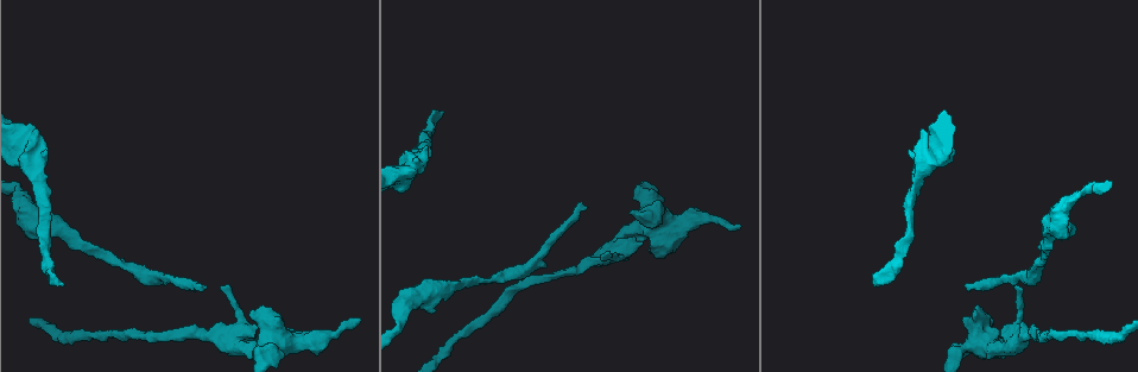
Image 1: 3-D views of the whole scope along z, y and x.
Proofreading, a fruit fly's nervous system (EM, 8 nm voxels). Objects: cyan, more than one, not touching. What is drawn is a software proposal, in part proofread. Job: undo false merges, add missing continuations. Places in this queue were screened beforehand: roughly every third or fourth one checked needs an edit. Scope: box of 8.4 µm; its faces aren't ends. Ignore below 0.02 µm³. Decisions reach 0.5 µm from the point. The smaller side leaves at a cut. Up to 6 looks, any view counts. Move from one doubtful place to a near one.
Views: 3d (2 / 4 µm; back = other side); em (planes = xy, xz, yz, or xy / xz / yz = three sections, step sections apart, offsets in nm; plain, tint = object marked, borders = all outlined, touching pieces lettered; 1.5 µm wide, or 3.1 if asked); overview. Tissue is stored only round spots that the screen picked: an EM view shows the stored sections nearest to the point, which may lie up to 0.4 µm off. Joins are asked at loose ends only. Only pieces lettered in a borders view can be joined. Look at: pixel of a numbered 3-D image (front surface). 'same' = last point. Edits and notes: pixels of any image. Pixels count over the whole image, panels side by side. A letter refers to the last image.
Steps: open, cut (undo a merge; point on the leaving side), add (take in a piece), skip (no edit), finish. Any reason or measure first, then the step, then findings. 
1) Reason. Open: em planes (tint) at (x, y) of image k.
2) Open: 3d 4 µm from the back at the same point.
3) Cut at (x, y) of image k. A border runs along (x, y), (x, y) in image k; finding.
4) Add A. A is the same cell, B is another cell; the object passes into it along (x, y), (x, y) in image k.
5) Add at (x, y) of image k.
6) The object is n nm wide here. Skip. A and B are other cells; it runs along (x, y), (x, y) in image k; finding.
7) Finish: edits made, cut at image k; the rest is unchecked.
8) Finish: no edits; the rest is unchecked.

Open: em planes (tint) at (972, 286) of image 1.

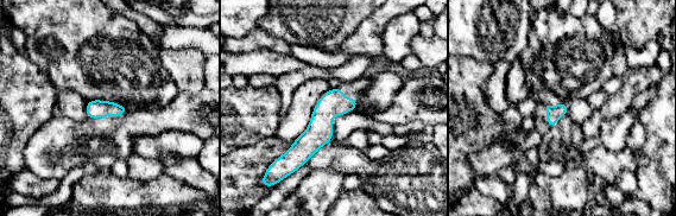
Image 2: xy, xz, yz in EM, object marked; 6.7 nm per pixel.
Open: em planes (borders) at the same point.

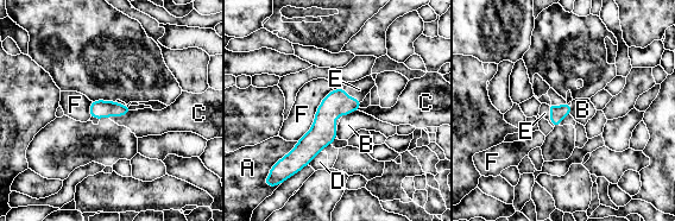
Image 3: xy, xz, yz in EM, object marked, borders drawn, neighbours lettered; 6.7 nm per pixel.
The longest contact is with F, 440 nm. Add E. E is the same cell, A, B, C, D and F are other cells; the object passes into it along (335, 102), (351, 98), (359, 89) in image 3; the neuron continues.

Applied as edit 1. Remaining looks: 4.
See it whole again. Open: overview.

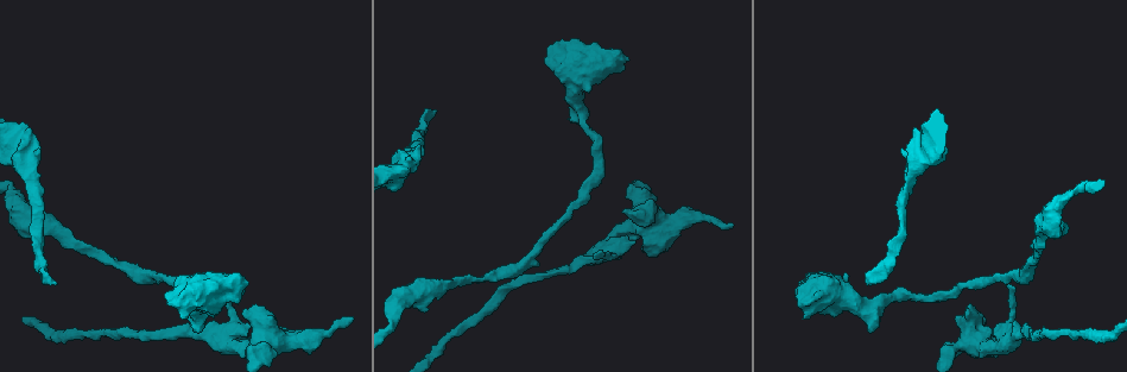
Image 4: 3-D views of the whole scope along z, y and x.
Branch stops here. Open: em yz step 4 (plain) at (733, 224) of image 4.

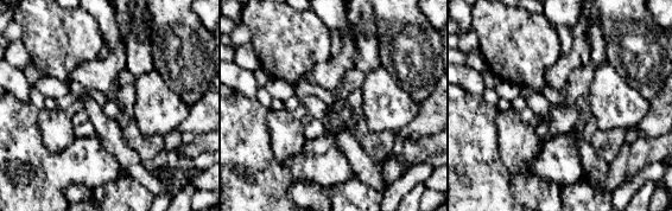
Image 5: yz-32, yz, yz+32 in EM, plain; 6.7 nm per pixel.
Open: em yz step 4 (borders) at the same point.

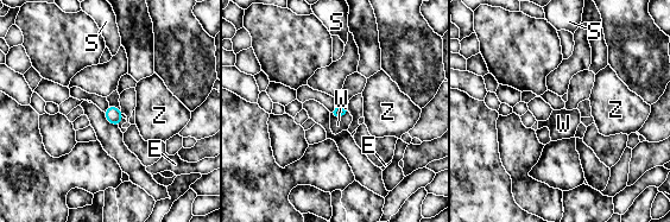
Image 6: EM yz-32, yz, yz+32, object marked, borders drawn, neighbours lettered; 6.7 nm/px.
Skip. E, S, W and Z are other cells; a border runs along (347, 110), (340, 116), (333, 114) in image 6; none of them fits.

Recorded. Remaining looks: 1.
Finish: edits made, add at image 3; the rest is unchecked.

